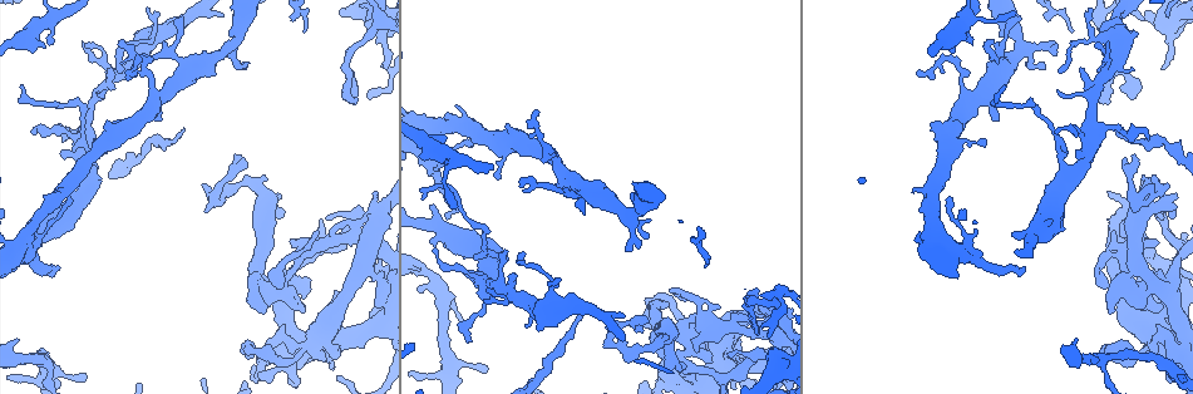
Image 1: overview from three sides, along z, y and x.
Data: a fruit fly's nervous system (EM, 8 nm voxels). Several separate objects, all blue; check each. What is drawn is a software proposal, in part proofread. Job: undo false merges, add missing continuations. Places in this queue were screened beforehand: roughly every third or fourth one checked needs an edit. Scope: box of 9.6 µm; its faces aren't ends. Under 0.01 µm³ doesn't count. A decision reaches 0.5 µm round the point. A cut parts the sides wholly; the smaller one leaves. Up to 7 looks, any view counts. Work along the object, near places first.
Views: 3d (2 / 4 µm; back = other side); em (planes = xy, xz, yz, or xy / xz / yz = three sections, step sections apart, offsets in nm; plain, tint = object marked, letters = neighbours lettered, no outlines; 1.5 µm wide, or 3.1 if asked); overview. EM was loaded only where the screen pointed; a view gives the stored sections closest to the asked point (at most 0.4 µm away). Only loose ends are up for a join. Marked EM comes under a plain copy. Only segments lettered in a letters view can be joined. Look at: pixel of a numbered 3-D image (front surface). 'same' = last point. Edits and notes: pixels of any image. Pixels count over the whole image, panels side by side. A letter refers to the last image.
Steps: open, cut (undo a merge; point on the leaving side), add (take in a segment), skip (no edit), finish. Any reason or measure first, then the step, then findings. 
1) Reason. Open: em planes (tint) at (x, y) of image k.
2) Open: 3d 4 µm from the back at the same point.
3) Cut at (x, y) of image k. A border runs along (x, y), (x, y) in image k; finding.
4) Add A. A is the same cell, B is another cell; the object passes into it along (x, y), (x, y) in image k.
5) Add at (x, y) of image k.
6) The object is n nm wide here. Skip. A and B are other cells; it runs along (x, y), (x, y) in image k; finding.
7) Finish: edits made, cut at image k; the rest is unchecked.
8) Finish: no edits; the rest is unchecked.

Sharp bend. Open: 3d 2 µm at (253, 350) of image 1.

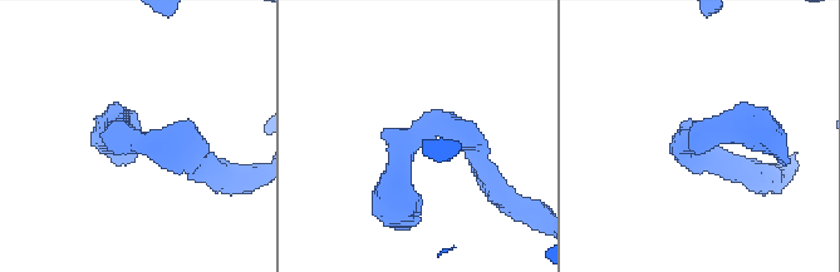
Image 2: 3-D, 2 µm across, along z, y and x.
Open: em planes (tint) at (138, 140) of image 2.

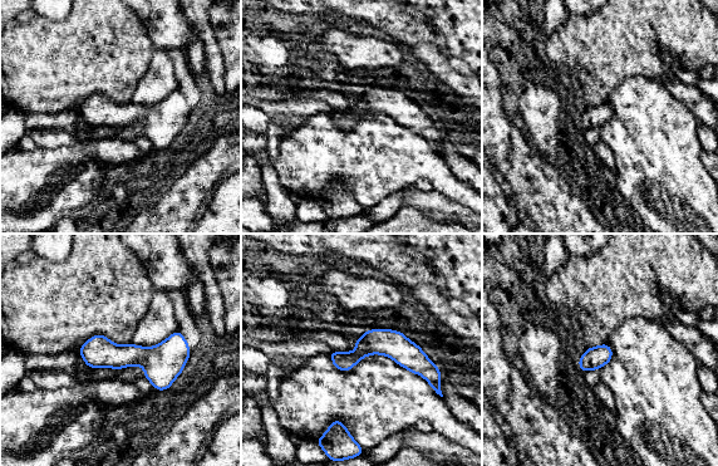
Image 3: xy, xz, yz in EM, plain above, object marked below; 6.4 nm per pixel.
What lies round it. Open: em planes (letters) at the same point.

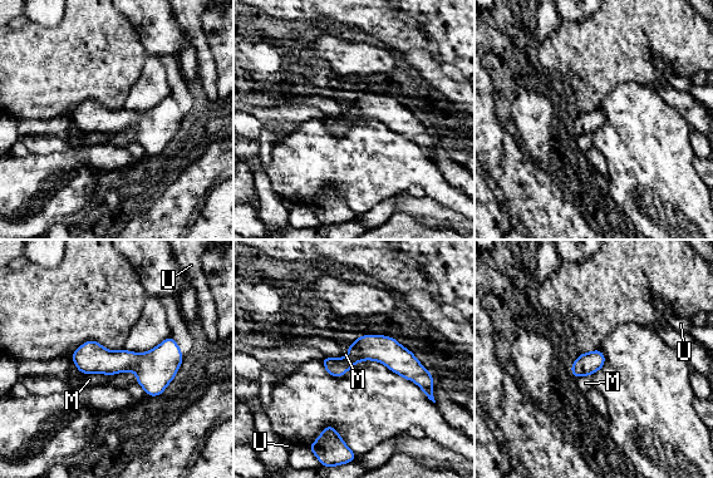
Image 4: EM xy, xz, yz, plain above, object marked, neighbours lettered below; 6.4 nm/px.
Skip. M and U are other cells; it runs along (178, 355), (163, 361), (75, 358) in image 4; one neuron here.

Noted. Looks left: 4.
Thin end. Open: 3d 4 µm at (757, 288) of image 1.

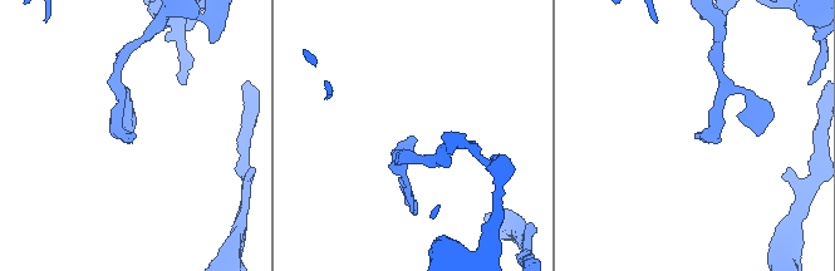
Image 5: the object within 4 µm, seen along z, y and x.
Open: em yz step 4 (tint) at (416, 138) of image 5.

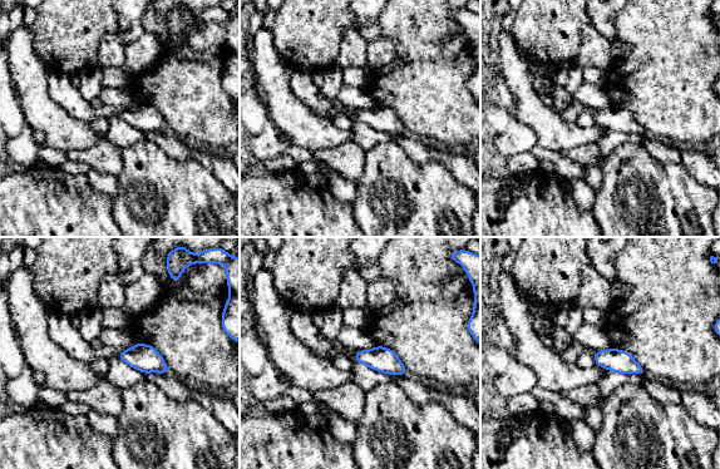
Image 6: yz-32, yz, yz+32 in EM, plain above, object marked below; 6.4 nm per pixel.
Cut it another way. Open: em planes (letters) at the same point.

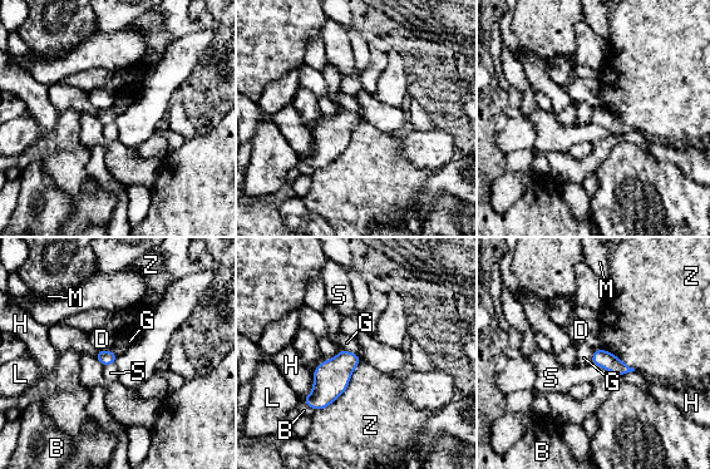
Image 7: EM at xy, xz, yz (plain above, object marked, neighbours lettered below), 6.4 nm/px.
The longest contact is with Z, 440 nm. Skip. B, D, G, H, L, M, S and Z are other cells; a border runs along (340, 349), (356, 355) in image 7; none of them fits.

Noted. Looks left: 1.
An open end. Open: em planes (letters) at (1068, 151) of image 1.

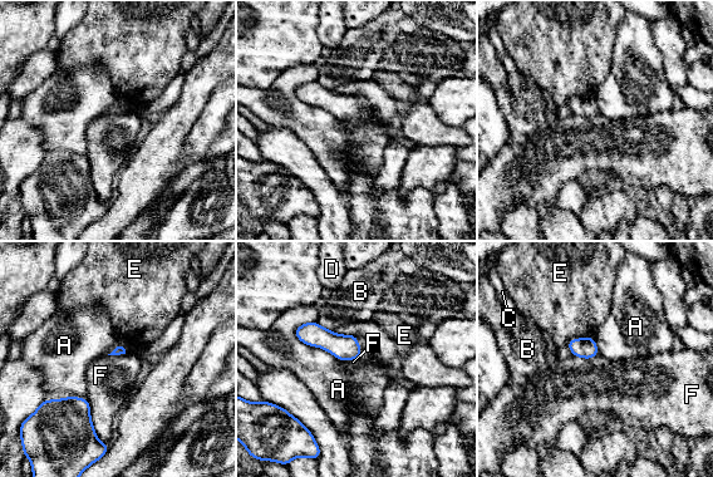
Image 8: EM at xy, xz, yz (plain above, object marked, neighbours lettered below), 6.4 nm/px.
Skip. A, B, C, D, E and F are other cells; a border runs along (295, 329), (304, 343), (340, 360) in image 8; none of them fits.

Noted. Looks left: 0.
Finish: no edits; the rest is unchecked.

